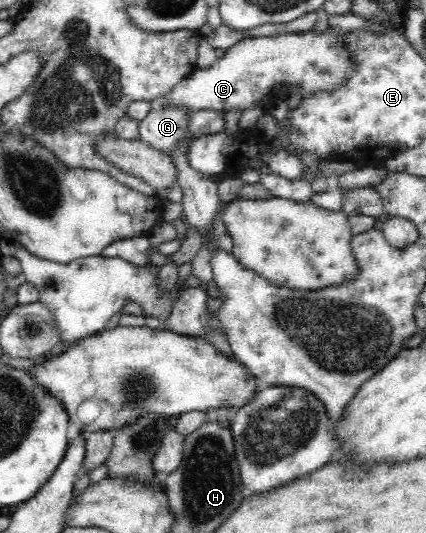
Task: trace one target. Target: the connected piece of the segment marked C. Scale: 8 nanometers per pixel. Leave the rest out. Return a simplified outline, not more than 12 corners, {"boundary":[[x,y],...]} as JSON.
{"boundary":[[346,32],[244,38],[160,105],[263,107],[348,85]]}

